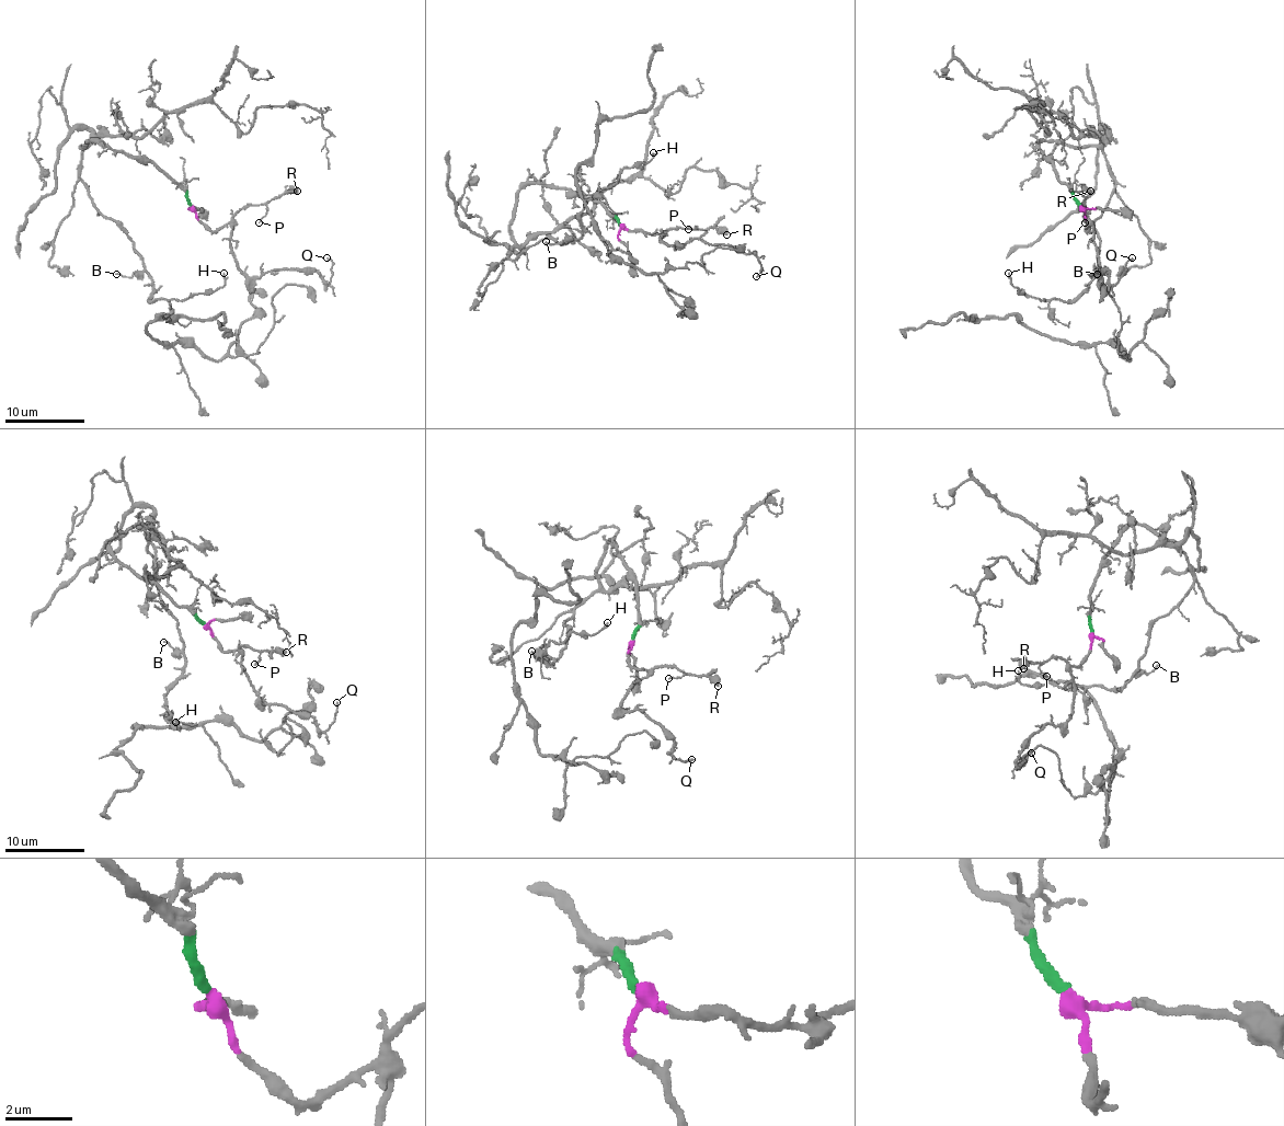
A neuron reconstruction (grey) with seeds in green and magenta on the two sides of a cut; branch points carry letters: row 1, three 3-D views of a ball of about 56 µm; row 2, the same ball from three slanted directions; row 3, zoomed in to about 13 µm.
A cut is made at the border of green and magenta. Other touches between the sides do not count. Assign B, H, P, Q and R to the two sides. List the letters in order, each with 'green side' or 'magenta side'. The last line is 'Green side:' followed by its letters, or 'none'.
B: green side
H: green side
P: magenta side
Q: magenta side
R: magenta side
Green side: B, H

